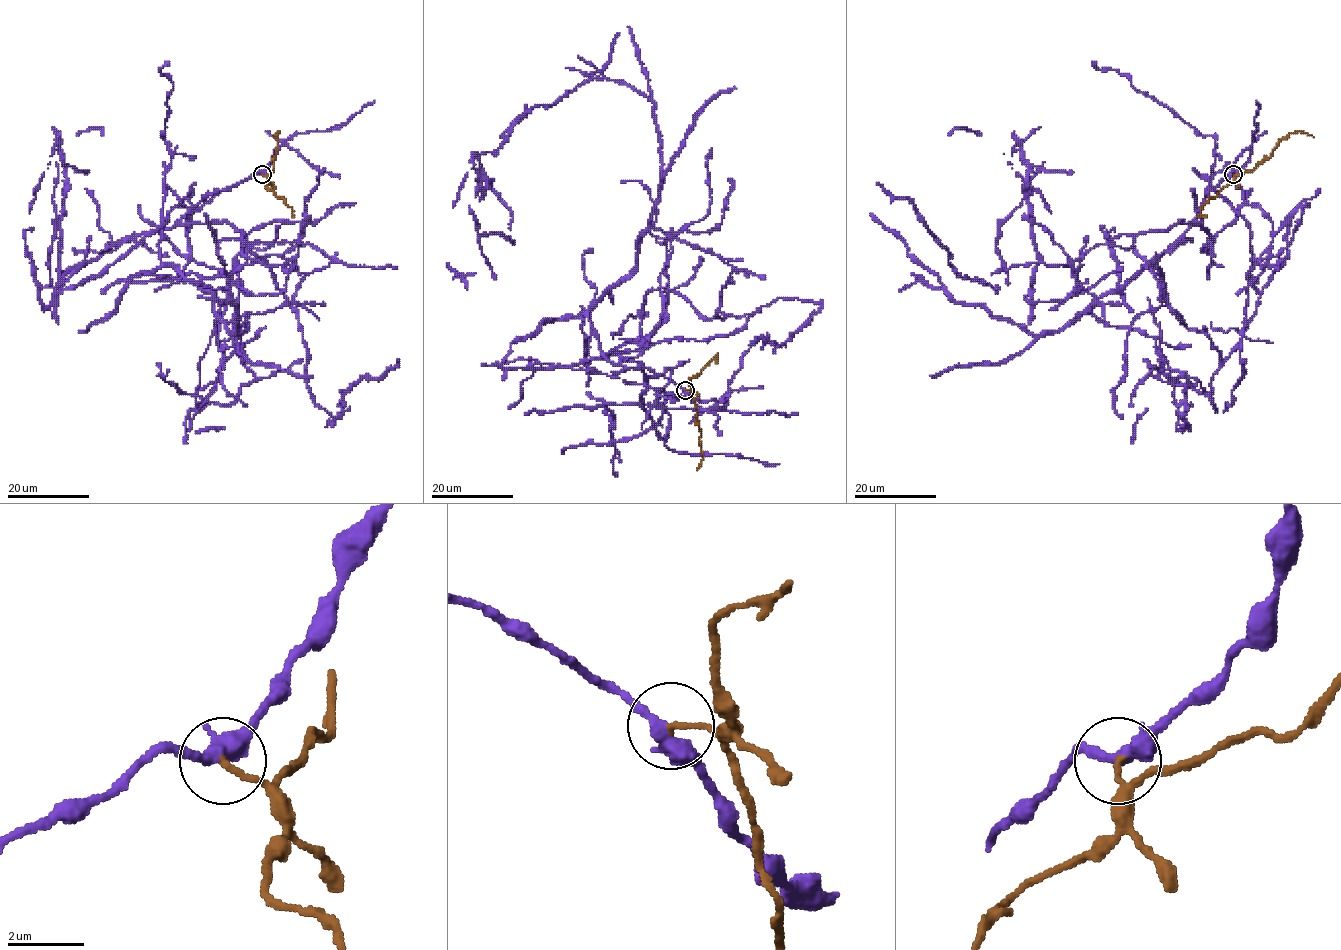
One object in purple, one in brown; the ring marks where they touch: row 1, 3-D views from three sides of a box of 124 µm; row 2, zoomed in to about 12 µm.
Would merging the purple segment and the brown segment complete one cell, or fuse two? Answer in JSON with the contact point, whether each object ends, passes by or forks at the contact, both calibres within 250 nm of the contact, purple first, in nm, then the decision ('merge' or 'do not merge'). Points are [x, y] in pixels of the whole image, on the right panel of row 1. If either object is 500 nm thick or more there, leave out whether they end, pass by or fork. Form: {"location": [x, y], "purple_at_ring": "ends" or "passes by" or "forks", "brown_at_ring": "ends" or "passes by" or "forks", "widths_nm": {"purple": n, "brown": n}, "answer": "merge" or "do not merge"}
{"location": [1233, 174], "purple_at_ring": "passes by", "brown_at_ring": "ends", "widths_nm": {"purple": 400, "brown": 160}, "answer": "do not merge"}

